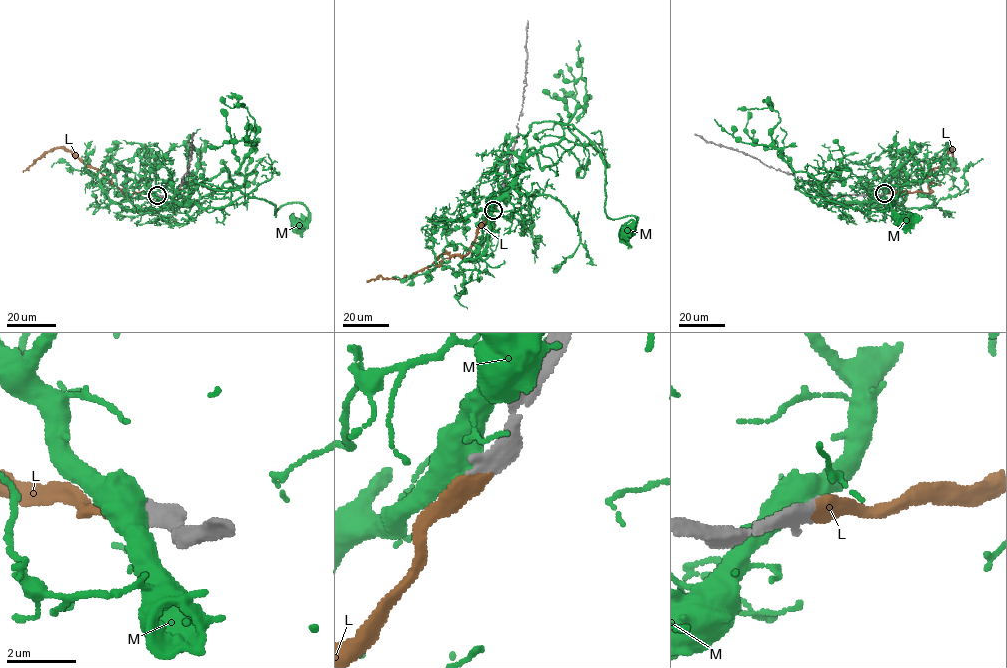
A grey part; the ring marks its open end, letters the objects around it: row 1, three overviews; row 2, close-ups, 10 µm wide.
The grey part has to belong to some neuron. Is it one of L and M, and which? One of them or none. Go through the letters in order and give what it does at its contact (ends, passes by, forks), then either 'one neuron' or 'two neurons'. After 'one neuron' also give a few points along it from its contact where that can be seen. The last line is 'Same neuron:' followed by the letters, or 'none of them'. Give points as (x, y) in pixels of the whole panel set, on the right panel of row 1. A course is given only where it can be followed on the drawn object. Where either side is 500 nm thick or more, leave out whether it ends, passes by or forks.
L: one neuron; it runs (884, 193), (928, 192), (927, 174), (941, 165), (952, 149), (954, 171)
M: two neurons
Same neuron: L

